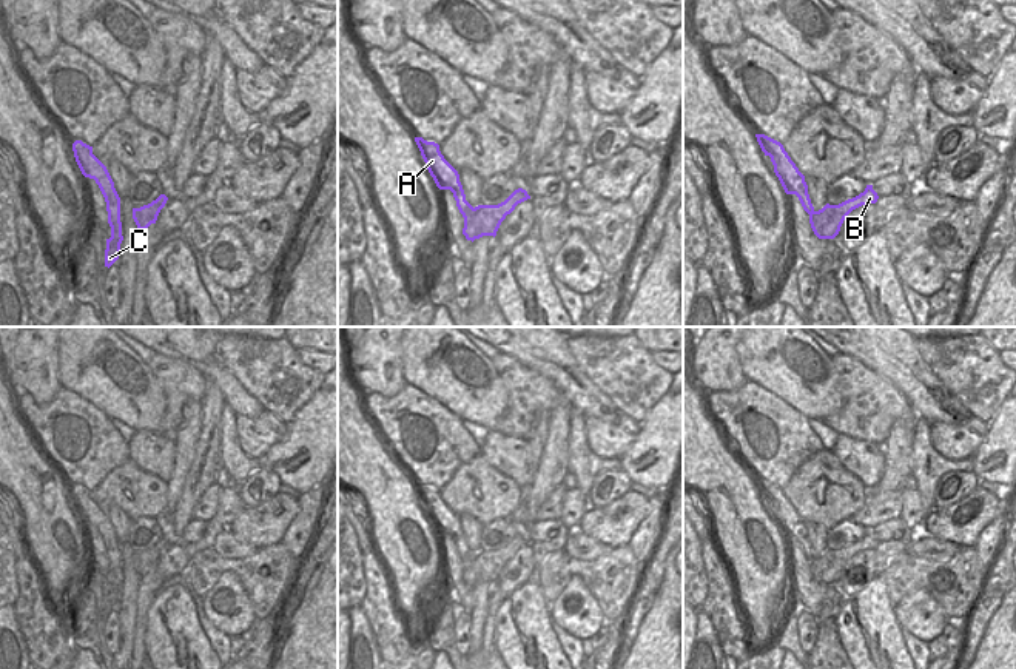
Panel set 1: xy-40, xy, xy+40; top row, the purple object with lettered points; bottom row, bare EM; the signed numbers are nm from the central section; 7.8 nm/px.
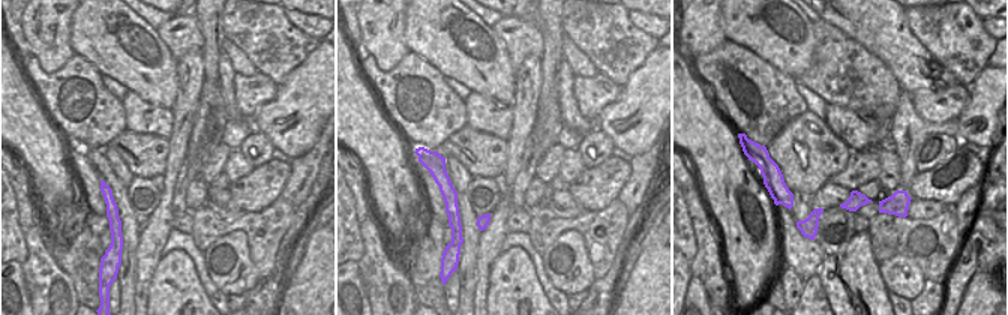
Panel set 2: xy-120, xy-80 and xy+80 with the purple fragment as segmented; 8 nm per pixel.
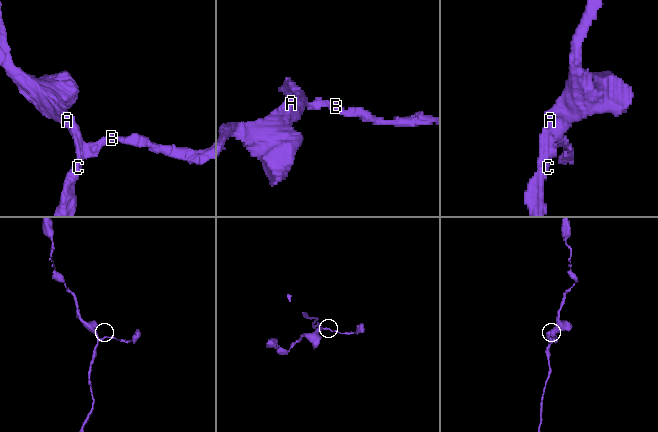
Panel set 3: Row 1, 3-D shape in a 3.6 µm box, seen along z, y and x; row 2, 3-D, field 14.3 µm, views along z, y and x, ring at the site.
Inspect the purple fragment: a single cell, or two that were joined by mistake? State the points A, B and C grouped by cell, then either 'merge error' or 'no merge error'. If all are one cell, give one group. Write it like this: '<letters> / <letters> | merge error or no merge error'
A C / B | merge error

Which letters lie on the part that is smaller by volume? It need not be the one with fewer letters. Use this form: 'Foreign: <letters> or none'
Foreign: B

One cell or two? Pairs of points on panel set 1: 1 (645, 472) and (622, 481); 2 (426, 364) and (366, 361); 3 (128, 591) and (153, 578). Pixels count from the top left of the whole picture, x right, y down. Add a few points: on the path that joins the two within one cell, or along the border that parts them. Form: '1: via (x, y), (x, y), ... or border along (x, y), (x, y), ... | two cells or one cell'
1: border along (622, 469), (632, 481) | two cells
2: border along (400, 342), (401, 375), (407, 383) | two cells
3: border along (142, 577), (137, 586), (134, 621) | two cells

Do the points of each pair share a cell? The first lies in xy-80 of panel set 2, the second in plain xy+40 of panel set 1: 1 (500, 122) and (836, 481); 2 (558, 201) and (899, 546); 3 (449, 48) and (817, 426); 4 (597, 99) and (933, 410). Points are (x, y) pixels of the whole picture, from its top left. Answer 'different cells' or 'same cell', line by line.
1: different cells
2: different cells
3: different cells
4: different cells

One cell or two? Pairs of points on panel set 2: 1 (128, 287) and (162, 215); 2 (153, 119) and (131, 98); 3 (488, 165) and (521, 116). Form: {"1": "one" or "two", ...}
{"1": "two", "2": "one", "3": "two"}

